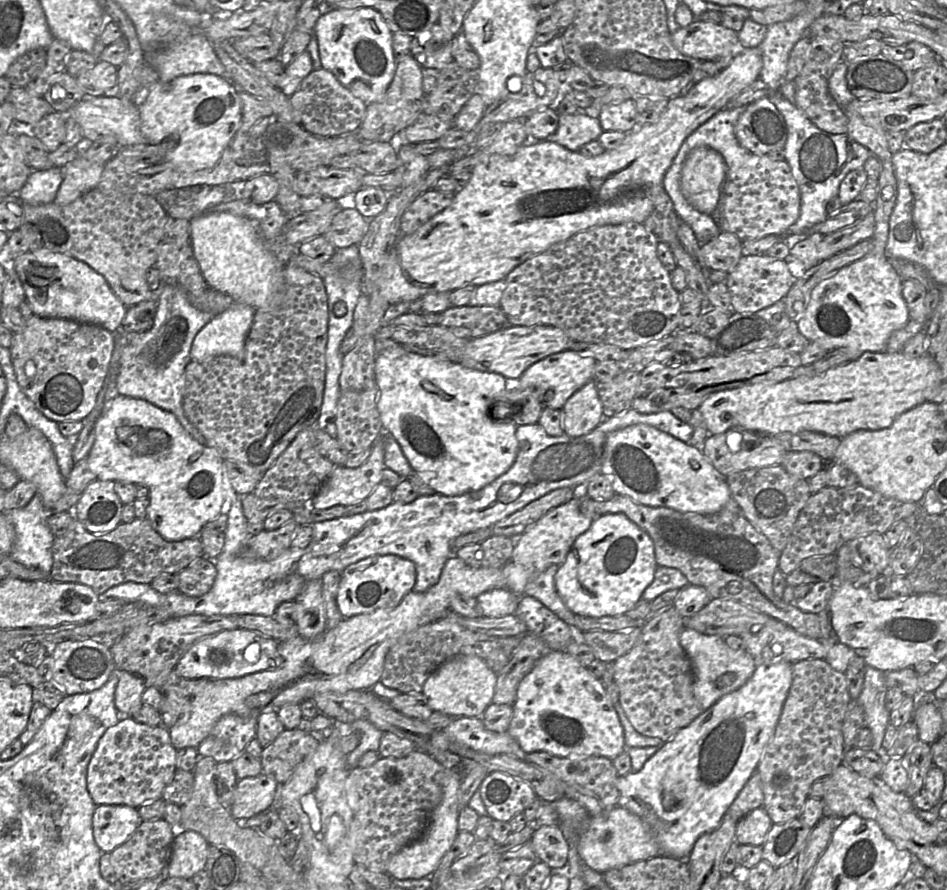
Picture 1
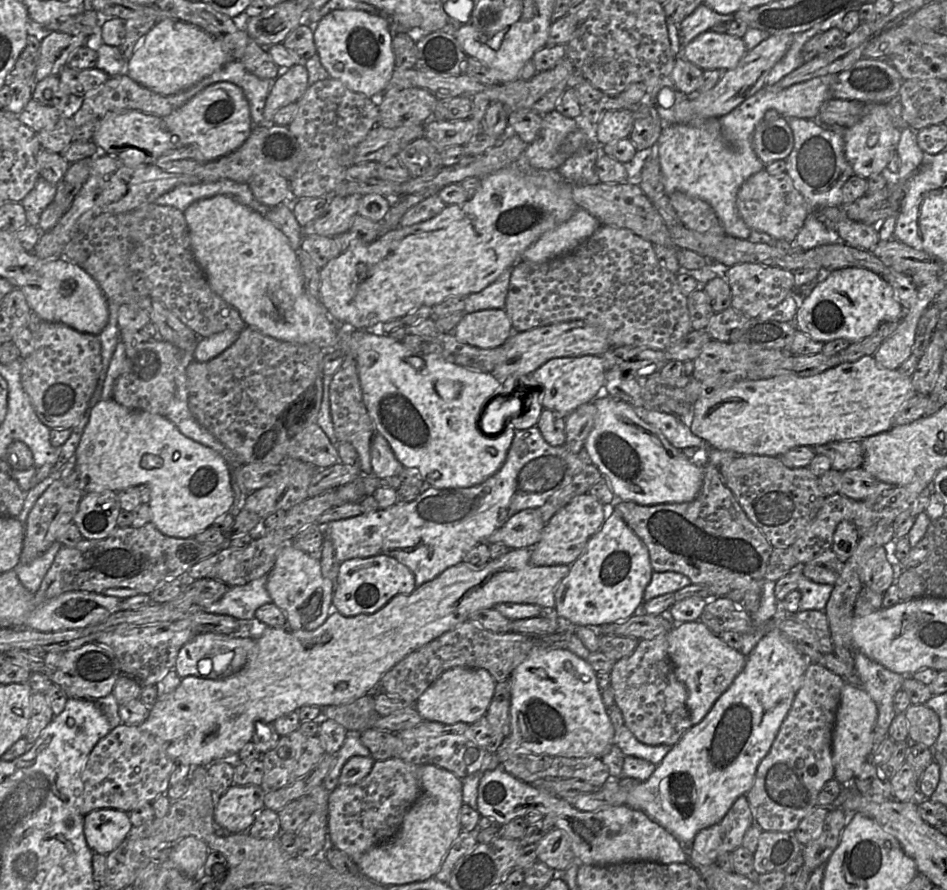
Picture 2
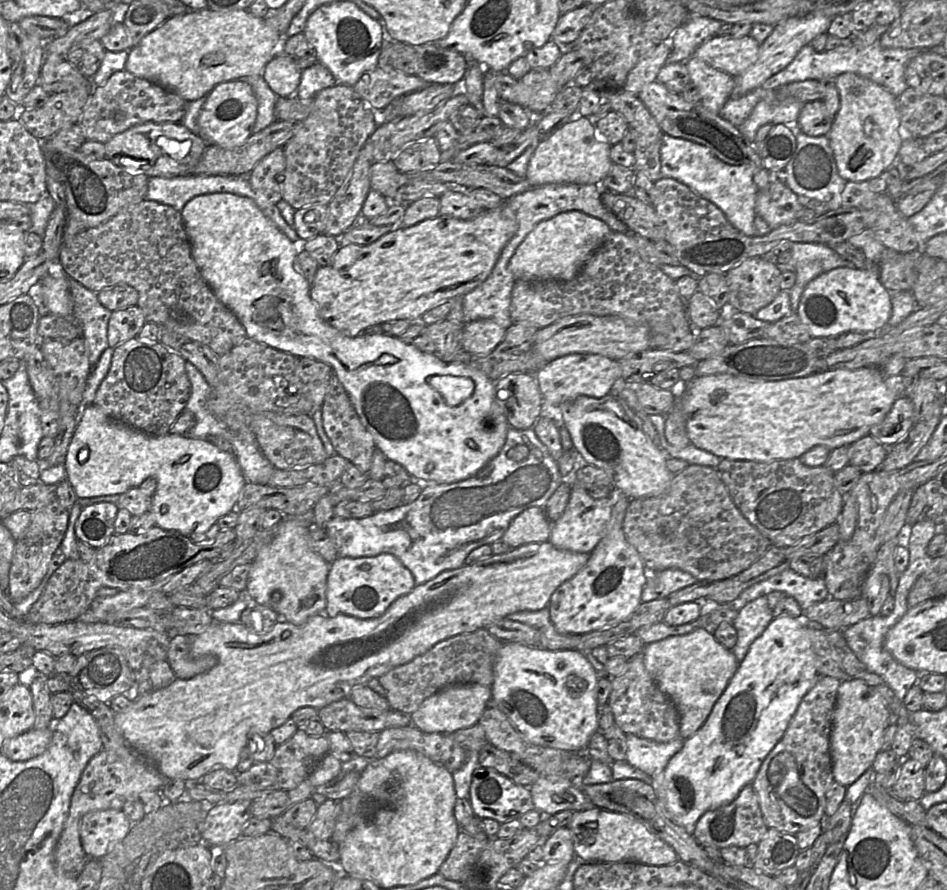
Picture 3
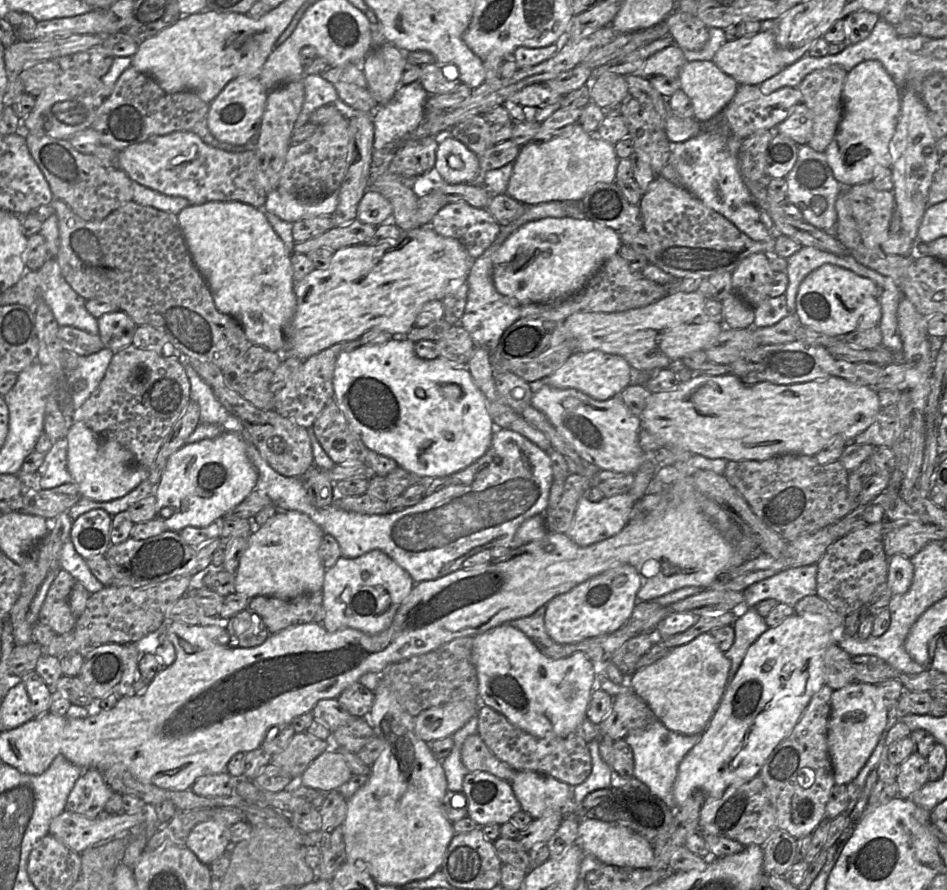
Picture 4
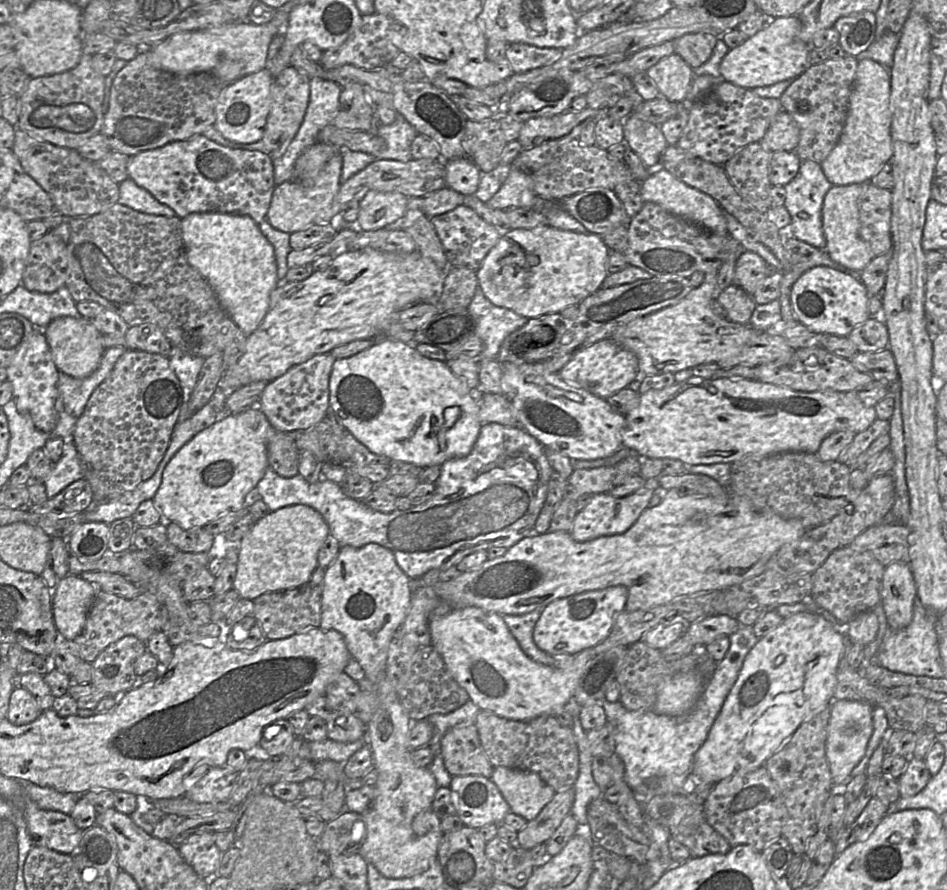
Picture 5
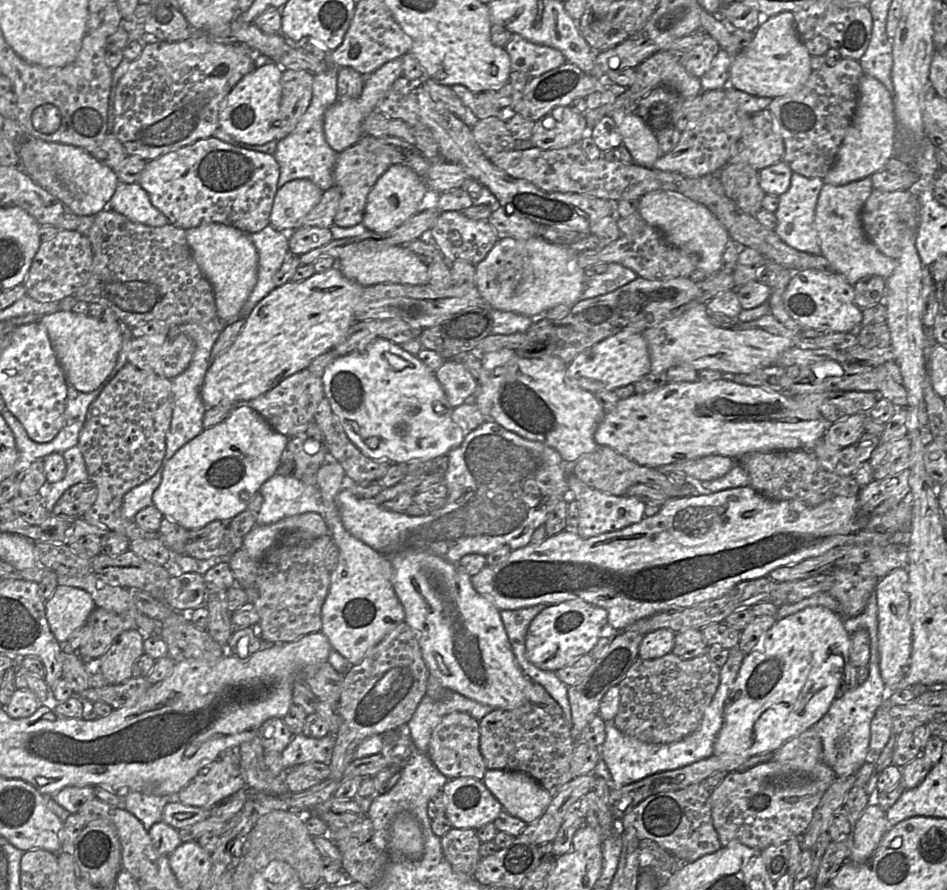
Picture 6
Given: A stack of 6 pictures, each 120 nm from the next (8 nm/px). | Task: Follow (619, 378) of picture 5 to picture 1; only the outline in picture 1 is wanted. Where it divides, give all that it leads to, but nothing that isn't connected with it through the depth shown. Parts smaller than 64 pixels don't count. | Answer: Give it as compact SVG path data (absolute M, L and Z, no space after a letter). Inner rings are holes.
M572 349L551 354L528 367L519 377L521 389L534 390L532 395L538 399L542 408L561 410L566 401L587 382L594 379L597 360Z

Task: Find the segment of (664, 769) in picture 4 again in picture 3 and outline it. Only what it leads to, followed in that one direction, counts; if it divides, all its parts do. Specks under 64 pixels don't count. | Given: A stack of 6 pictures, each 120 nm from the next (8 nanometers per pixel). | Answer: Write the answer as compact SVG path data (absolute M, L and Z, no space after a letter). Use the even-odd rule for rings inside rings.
M626 734L626 761L654 779L663 773L669 760L682 749L684 741L678 738L659 743Z

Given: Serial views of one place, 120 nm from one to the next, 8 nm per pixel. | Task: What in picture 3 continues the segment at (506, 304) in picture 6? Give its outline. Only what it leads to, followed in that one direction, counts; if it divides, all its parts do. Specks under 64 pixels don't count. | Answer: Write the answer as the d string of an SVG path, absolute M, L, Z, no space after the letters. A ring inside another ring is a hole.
M577 210L562 212L533 228L511 257L509 269L516 280L570 281L610 234L610 227L598 218Z

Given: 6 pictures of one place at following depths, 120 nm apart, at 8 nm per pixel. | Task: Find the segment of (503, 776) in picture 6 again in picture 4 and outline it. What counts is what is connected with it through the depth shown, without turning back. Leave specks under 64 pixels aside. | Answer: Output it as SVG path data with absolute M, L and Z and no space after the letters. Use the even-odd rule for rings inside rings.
M519 771L511 782L521 810L533 820L548 809L567 809L572 806L573 789L567 783L532 771Z

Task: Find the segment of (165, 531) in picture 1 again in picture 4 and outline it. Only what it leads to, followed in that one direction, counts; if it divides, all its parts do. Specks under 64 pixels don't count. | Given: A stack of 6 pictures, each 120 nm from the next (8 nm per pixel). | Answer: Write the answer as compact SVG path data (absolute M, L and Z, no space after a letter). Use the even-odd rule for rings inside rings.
M74 422L65 436L67 470L80 495L96 502L121 498L148 478L148 470L138 465L134 455L115 439L97 436L83 422ZM223 431L218 437L213 439L204 439L201 441L197 441L194 443L186 443L182 447L180 447L176 452L174 452L167 460L165 468L162 472L159 483L156 485L154 496L156 498L155 505L155 519L163 522L167 528L167 530L173 532L179 532L183 528L188 526L204 528L208 525L219 522L221 519L224 519L225 514L235 508L238 504L240 504L256 487L256 483L258 480L258 471L249 459L246 450L246 442L245 440L238 434ZM165 506L171 506L173 508L173 514L168 518L164 518L161 516L161 509Z

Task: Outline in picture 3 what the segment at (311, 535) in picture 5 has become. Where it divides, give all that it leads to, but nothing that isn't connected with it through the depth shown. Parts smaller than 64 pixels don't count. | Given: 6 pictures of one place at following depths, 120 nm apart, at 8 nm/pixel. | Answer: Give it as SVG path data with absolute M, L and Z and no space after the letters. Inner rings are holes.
M284 518L274 529L272 539L264 545L251 563L246 592L258 604L271 607L289 623L299 625L309 618L324 614L327 577L330 563L309 546L311 527Z

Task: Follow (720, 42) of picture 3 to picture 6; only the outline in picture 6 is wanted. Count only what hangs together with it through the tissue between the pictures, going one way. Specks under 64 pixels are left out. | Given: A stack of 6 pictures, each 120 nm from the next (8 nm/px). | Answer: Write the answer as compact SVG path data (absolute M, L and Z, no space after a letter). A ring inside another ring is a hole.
M788 11L763 16L750 44L732 58L728 86L754 96L773 99L802 87L812 72L810 62L811 55L795 29L794 13Z

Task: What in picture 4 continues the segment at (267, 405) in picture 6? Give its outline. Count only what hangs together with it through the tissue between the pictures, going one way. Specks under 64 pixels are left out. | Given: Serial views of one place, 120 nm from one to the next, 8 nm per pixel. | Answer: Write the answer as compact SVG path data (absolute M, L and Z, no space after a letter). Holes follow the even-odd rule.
M357 339L340 342L302 360L298 369L289 377L285 386L274 395L274 409L281 416L309 428L326 404L334 398L333 374L338 355L360 347Z

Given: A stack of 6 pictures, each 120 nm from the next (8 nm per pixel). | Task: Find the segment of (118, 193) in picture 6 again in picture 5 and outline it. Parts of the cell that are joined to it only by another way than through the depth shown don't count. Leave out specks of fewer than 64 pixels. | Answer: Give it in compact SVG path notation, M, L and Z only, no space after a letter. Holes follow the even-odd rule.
M130 178L119 183L118 203L145 214L167 218L176 216L172 208L160 203L150 192L138 186Z

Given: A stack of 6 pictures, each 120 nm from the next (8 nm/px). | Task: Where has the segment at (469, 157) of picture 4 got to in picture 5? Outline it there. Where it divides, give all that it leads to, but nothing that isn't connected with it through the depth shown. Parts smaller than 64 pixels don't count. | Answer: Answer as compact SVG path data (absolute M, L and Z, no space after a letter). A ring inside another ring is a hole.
M469 157L445 161L446 186L464 196L473 195L476 192L481 174L478 166Z

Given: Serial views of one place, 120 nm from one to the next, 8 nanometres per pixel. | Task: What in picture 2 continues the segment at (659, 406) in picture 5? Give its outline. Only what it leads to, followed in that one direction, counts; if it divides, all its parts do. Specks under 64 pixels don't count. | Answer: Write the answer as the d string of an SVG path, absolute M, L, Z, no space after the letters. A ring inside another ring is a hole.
M873 354L811 376L739 380L710 390L694 403L690 429L719 450L780 456L798 446L862 440L887 431L895 414L916 394L911 377L880 366Z

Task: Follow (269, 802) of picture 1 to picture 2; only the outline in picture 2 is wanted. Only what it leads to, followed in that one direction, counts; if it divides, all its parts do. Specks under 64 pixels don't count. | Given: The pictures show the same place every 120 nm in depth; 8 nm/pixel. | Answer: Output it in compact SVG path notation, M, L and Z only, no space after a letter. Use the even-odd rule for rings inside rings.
M233 784L223 795L217 797L214 811L215 822L229 833L248 831L258 812L265 808L266 792L262 785Z

